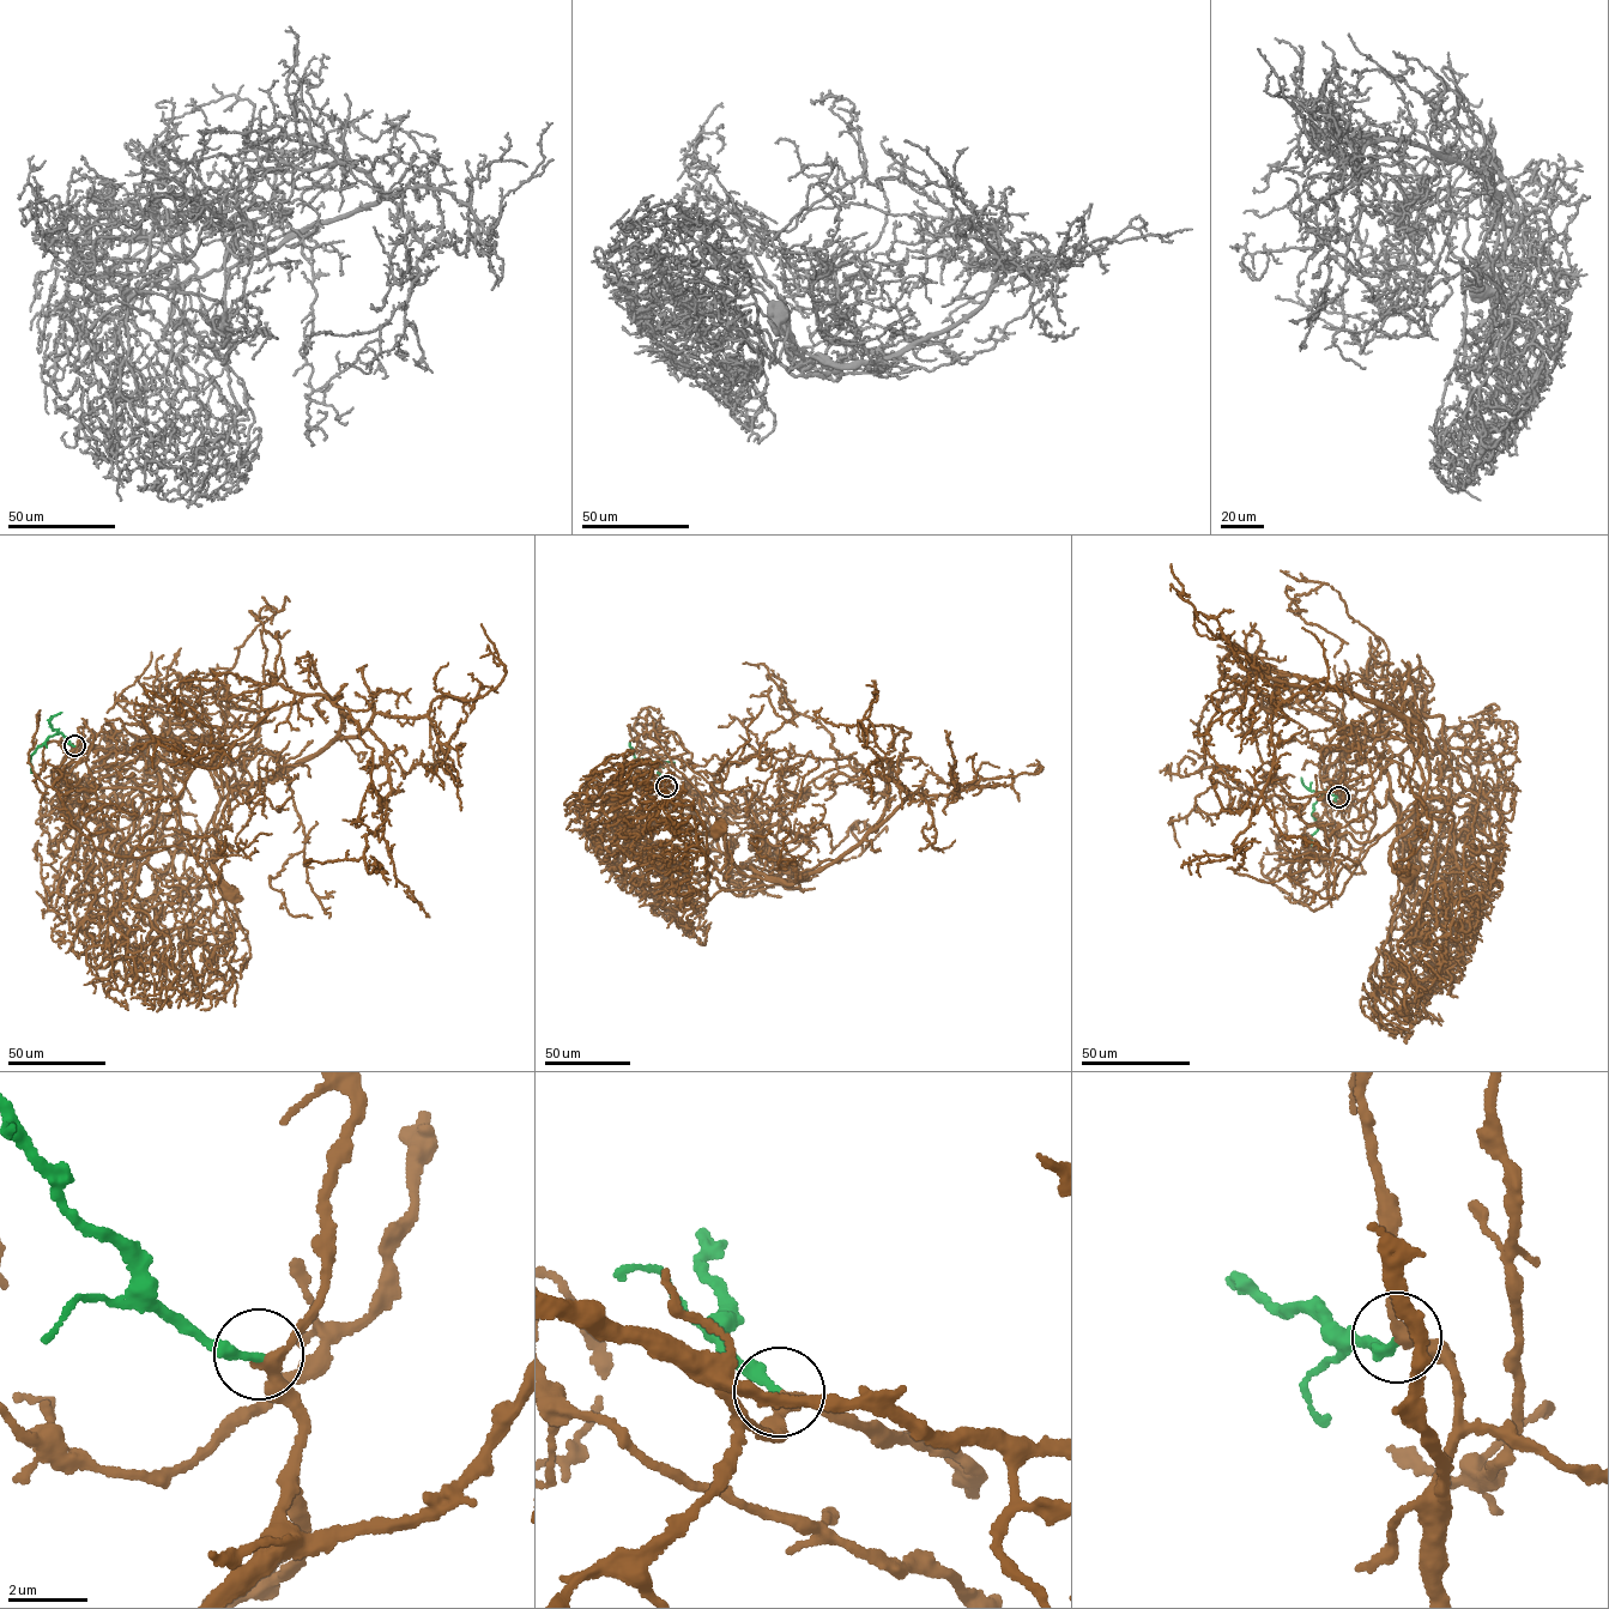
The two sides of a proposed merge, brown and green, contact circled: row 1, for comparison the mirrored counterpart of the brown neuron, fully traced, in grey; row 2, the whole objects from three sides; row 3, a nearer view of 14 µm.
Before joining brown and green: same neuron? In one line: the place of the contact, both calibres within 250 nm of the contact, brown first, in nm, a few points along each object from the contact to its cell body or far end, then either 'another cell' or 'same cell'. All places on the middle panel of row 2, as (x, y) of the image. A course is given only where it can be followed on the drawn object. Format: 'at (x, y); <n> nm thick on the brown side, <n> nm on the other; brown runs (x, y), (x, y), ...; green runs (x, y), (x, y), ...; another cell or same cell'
at (666, 786); 260 nm thick on the brown side, 220 nm on the other; brown runs (666, 786), (642, 791), (695, 817), (745, 867), (725, 854), (719, 818), (718, 829); green runs (666, 786), (655, 764), (648, 758), (635, 758), (629, 742); same cell

